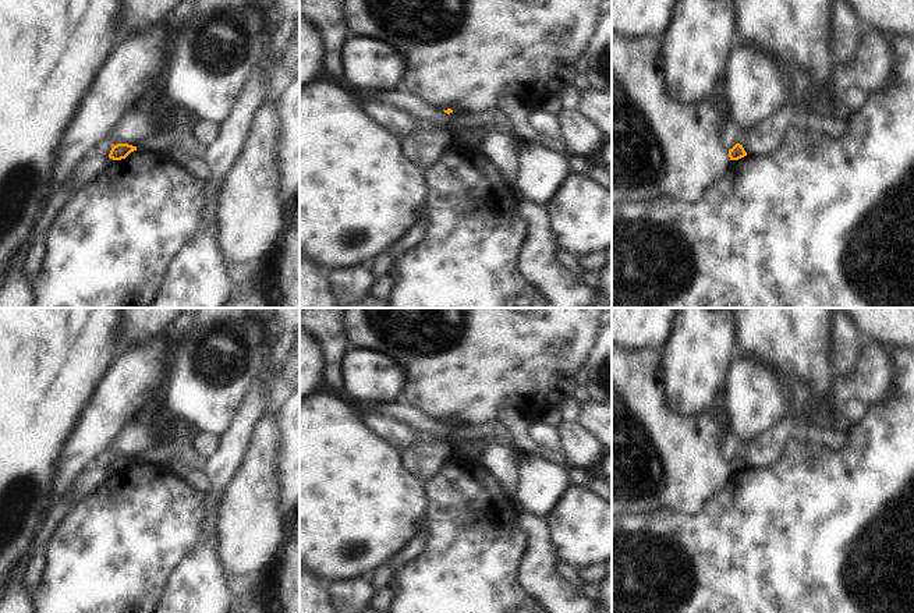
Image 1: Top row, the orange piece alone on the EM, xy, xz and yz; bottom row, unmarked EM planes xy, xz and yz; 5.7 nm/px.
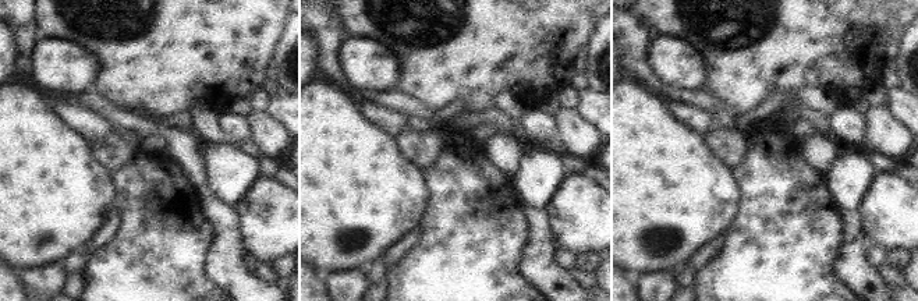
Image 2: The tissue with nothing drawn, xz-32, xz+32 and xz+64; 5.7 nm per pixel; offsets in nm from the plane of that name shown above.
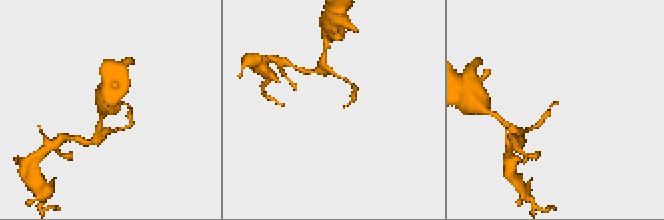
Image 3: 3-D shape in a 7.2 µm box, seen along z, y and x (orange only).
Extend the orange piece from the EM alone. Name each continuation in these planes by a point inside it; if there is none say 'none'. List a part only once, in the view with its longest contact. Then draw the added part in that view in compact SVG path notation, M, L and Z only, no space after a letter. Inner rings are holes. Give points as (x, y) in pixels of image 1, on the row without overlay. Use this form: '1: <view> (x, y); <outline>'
none

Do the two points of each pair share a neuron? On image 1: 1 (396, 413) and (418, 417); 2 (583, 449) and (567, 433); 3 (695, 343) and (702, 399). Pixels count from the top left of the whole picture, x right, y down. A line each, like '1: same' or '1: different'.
1: same
2: same
3: same

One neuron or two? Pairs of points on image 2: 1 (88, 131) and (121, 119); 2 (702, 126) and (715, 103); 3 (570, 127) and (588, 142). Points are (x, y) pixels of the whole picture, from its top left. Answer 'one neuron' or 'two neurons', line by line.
1: two neurons
2: two neurons
3: one neuron

